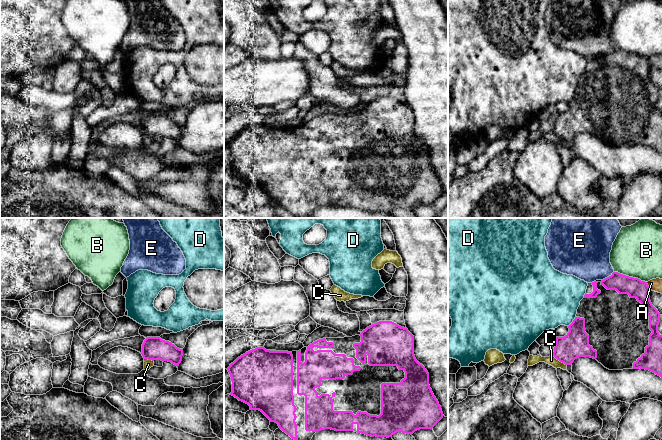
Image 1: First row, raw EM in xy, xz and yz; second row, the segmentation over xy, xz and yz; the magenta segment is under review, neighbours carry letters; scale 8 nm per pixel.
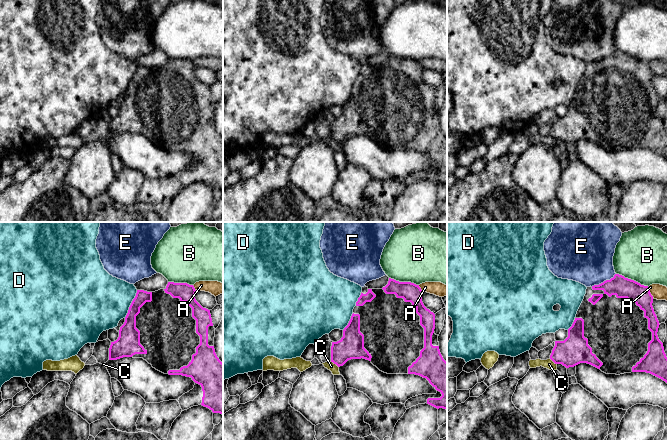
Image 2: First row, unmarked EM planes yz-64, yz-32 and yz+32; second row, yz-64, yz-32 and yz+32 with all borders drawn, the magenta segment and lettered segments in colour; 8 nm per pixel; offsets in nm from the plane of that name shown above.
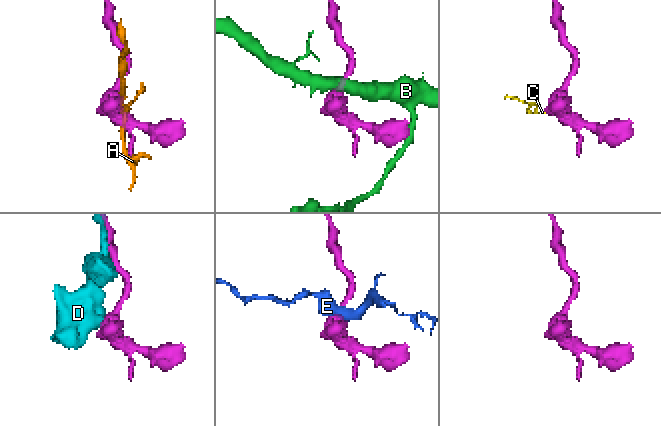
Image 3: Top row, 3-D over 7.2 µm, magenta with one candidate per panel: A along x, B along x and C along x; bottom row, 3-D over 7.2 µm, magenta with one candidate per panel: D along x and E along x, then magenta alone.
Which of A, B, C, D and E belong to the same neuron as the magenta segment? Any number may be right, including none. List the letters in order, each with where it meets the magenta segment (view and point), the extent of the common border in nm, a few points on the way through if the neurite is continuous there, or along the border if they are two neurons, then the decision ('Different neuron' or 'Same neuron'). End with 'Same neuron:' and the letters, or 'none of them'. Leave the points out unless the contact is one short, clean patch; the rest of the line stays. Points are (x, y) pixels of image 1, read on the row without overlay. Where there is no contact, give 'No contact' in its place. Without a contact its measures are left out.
A: Touches magenta at yz (648, 62). Shared border 80 nm. Different neuron
B: Touches magenta at yz (630, 53). Shared border 280 nm. Boundary: yz (614, 47), (637, 53), (646, 58). Different neuron
C: Touches magenta at yz (560, 137). Shared border 140 nm. Boundary: yz (553, 131), (566, 141). Different neuron
D: Touches magenta at yz (573, 97). Shared border 110 nm. Different neuron
E: Touches magenta at yz (609, 52). Shared border 100 nm. Different neuron
Same neuron: none of them

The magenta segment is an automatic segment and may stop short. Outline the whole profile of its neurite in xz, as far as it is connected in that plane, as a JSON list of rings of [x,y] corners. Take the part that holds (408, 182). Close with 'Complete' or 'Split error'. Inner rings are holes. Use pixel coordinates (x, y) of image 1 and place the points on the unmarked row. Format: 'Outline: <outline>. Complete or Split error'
Outline: [[[379,97],[367,103],[360,111],[344,114],[319,115],[308,123],[299,127],[270,127],[264,123],[257,123],[238,133],[227,144],[231,157],[230,171],[250,182],[250,186],[261,187],[270,198],[278,200],[279,204],[297,218],[309,218],[313,211],[321,206],[354,207],[371,213],[392,213],[397,208],[413,210],[420,205],[432,205],[442,194],[443,188],[438,176],[429,161],[429,149],[420,140],[414,131],[414,112],[407,104],[401,103],[392,97]]]. Split error

